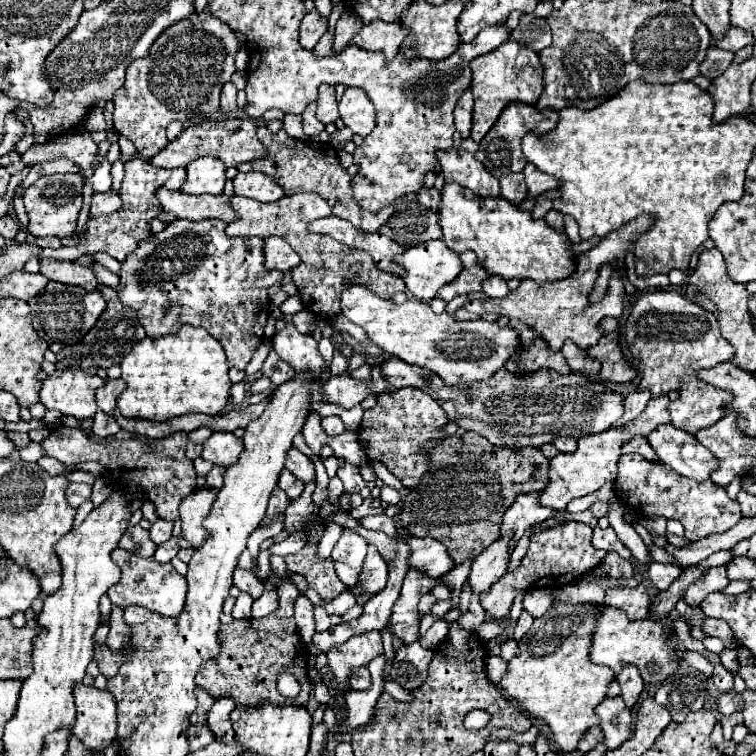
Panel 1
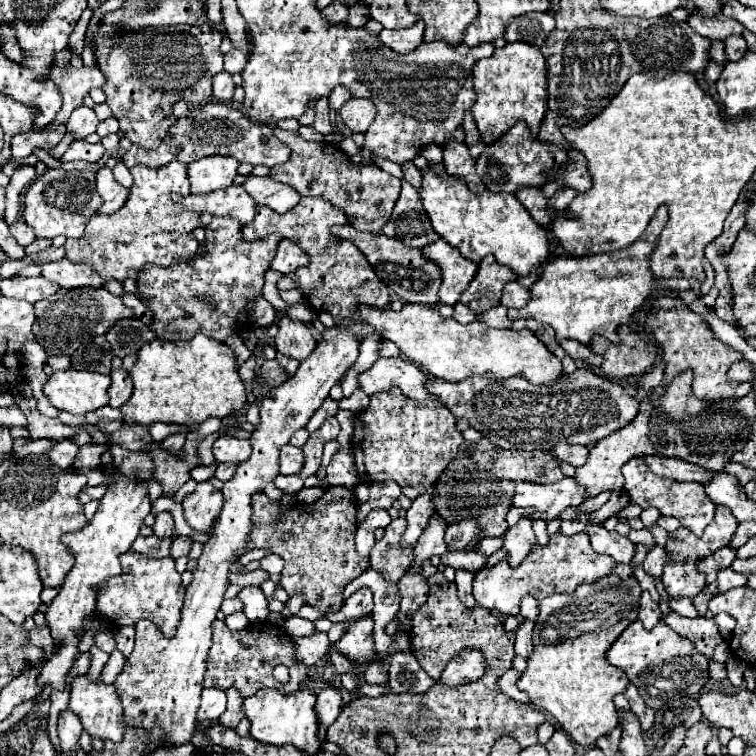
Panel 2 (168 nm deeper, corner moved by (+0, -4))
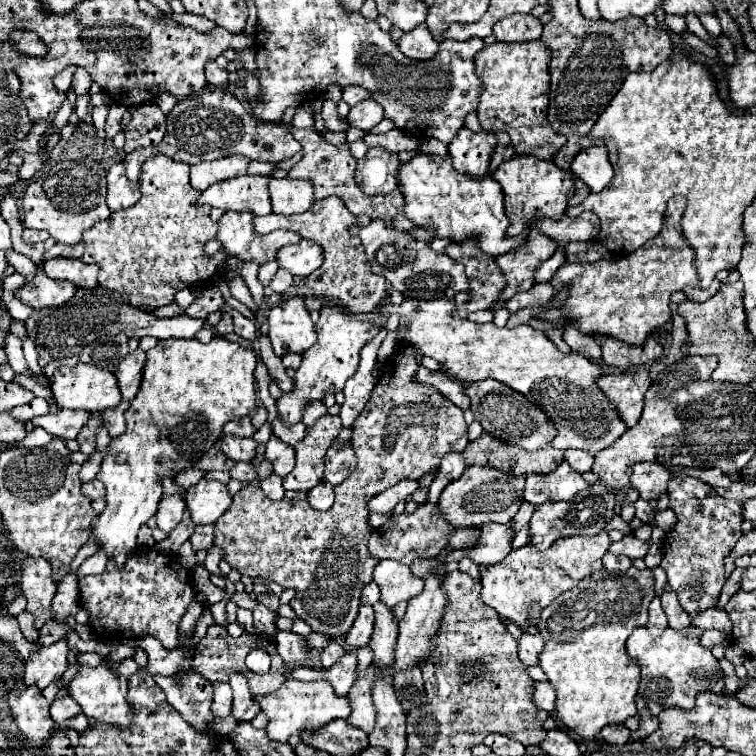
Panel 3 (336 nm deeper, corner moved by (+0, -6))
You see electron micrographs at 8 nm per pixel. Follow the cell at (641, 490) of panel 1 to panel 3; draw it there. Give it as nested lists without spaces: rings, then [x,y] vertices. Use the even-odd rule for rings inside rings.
[[[637,462],[631,472],[631,488],[639,490],[645,502],[651,500],[657,502],[659,496],[667,492],[667,480],[669,480],[669,472],[661,464]]]

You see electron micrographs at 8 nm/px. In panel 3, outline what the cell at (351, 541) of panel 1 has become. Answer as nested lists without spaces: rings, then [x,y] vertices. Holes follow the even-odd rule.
[[[367,584],[363,594],[361,594],[361,604],[373,606],[375,602],[379,602],[379,586],[377,584]]]

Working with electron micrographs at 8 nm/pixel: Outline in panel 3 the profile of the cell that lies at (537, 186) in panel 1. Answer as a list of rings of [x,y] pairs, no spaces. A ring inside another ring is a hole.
[[[591,146],[581,150],[572,162],[571,170],[579,179],[585,180],[591,192],[601,192],[613,178],[613,168],[605,146]]]

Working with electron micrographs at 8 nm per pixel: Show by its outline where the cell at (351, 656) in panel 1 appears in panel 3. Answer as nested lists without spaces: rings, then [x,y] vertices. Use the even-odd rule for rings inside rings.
[[[361,606],[355,624],[351,626],[351,630],[349,630],[347,636],[345,636],[345,644],[347,644],[351,650],[365,648],[365,646],[369,644],[369,640],[371,640],[373,622],[375,622],[373,608],[371,608],[371,606]]]

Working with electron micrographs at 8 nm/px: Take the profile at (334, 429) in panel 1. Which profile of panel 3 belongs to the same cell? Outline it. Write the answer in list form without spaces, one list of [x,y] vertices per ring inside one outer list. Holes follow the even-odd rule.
[[[323,416],[315,426],[307,428],[307,436],[295,444],[295,470],[283,478],[285,490],[311,490],[323,480],[323,456],[341,430],[339,416]]]

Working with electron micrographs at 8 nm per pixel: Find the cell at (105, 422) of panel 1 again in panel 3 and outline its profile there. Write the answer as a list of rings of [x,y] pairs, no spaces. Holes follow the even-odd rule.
[[[121,402],[117,408],[107,408],[103,410],[103,424],[109,430],[109,436],[119,436],[125,432],[125,410],[127,410],[127,402]]]

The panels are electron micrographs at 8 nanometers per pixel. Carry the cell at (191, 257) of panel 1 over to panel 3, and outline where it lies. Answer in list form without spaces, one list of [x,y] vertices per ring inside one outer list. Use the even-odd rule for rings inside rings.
[[[225,212],[219,218],[217,240],[221,240],[223,250],[229,256],[263,266],[275,258],[281,246],[295,244],[301,240],[301,236],[289,230],[275,230],[265,236],[255,236],[251,212]]]

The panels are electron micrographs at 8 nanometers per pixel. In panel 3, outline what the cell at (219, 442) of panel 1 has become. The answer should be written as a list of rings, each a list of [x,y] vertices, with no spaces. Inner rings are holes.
[[[225,436],[221,440],[223,454],[233,462],[251,462],[255,458],[257,442],[253,438],[237,438],[237,436]]]

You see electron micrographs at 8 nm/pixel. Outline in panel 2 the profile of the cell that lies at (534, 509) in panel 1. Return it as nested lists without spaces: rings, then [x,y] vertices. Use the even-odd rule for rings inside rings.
[[[563,478],[561,482],[555,482],[551,486],[539,486],[533,482],[519,482],[515,496],[513,496],[513,506],[521,508],[535,508],[533,518],[543,518],[543,520],[553,520],[557,518],[565,508],[569,506],[579,506],[587,498],[587,492],[575,478]]]

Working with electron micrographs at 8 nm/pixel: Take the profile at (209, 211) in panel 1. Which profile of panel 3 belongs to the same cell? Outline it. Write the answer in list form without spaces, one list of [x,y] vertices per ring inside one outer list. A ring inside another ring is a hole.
[[[239,176],[223,180],[207,188],[197,206],[209,204],[211,208],[223,208],[233,212],[251,212],[251,214],[271,214],[271,200],[267,196],[269,176]]]

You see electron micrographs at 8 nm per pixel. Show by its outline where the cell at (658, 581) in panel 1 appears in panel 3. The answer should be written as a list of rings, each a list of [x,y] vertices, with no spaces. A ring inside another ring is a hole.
[[[671,476],[669,480],[671,510],[677,512],[679,522],[663,540],[661,568],[669,578],[669,586],[677,592],[679,604],[687,614],[697,614],[715,606],[719,590],[725,582],[723,558],[731,552],[741,538],[741,504],[737,500],[721,498],[709,484],[691,476]],[[695,496],[699,496],[699,508],[695,508]]]

